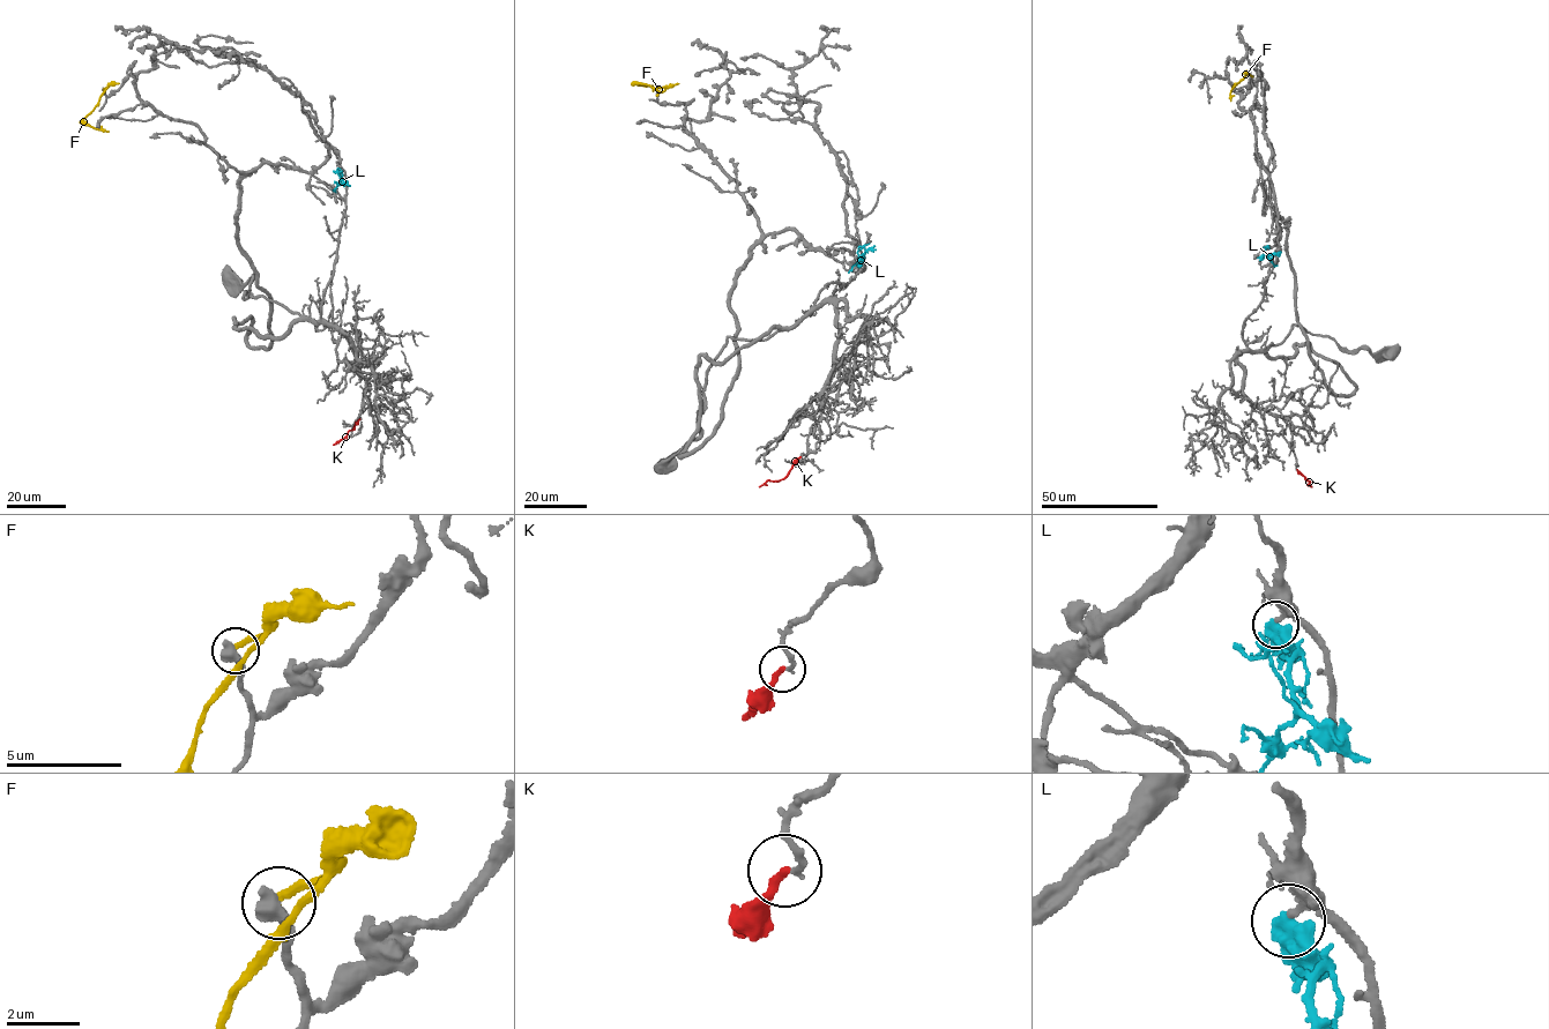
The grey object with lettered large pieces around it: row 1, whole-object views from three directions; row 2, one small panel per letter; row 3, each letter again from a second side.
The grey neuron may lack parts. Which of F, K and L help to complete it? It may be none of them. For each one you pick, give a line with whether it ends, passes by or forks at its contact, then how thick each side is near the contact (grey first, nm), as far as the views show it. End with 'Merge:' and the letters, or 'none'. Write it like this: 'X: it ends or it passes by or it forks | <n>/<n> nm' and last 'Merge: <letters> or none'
Merge: none

